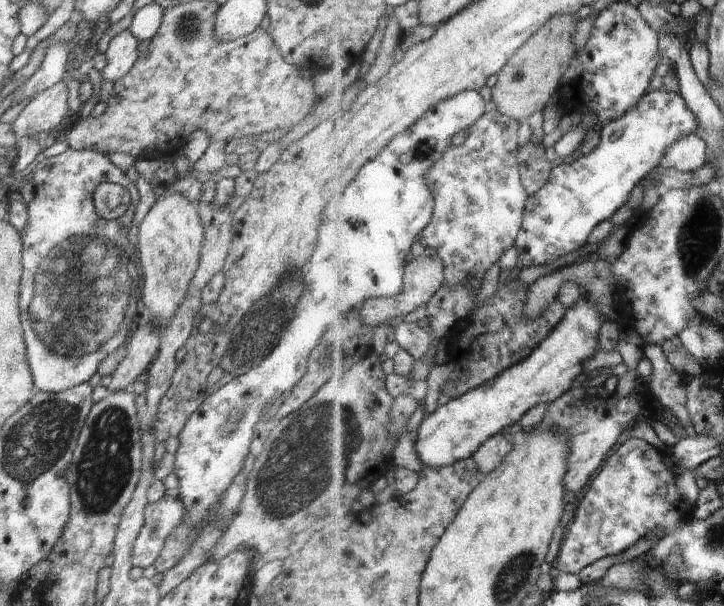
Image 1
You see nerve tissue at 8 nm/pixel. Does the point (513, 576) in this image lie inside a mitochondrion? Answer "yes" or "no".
yes

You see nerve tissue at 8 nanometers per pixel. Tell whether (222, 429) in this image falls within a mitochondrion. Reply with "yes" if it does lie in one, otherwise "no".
yes

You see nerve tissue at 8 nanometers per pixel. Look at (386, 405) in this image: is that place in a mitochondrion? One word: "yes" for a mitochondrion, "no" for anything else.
no

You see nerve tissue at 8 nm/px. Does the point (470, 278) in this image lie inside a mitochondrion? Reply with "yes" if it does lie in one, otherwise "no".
no

